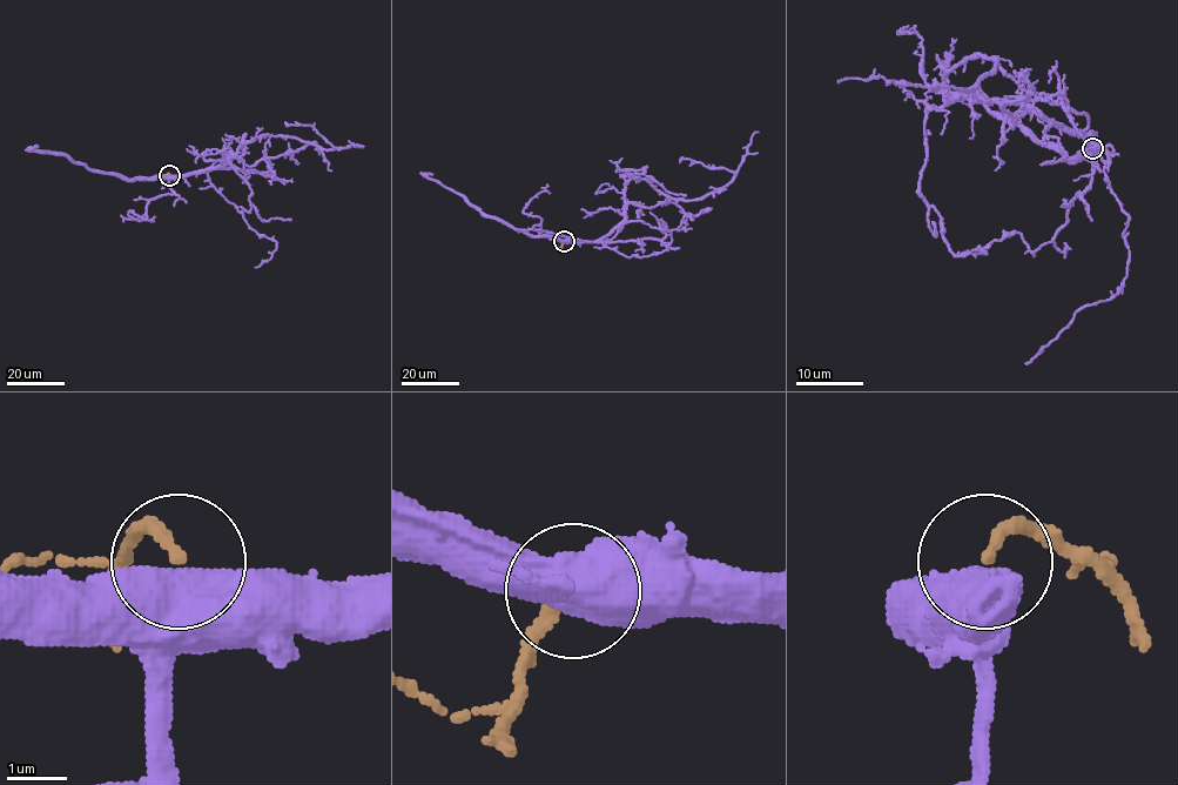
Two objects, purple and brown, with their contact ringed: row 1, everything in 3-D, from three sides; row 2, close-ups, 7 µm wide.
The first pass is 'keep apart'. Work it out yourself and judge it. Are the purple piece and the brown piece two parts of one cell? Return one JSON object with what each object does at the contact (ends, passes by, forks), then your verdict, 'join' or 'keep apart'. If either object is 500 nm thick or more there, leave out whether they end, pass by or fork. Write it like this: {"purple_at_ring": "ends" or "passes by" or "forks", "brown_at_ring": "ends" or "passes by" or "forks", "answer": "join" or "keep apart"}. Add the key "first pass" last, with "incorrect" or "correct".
{"answer": "keep apart", "first pass": "correct"}

